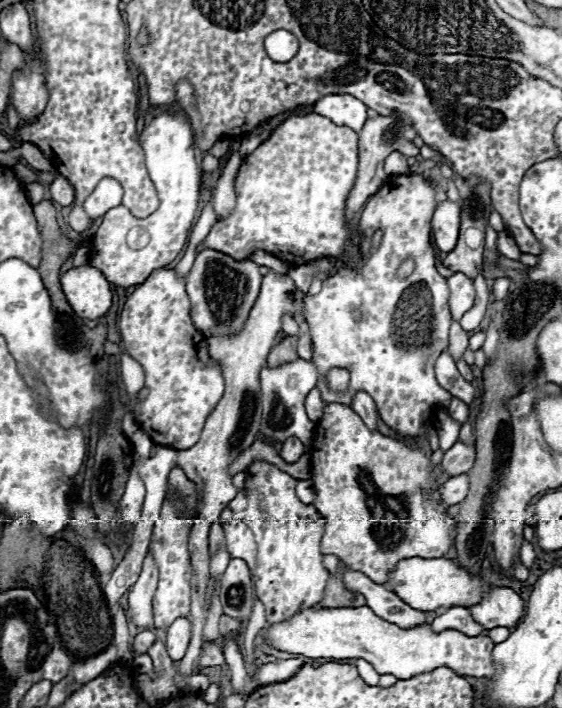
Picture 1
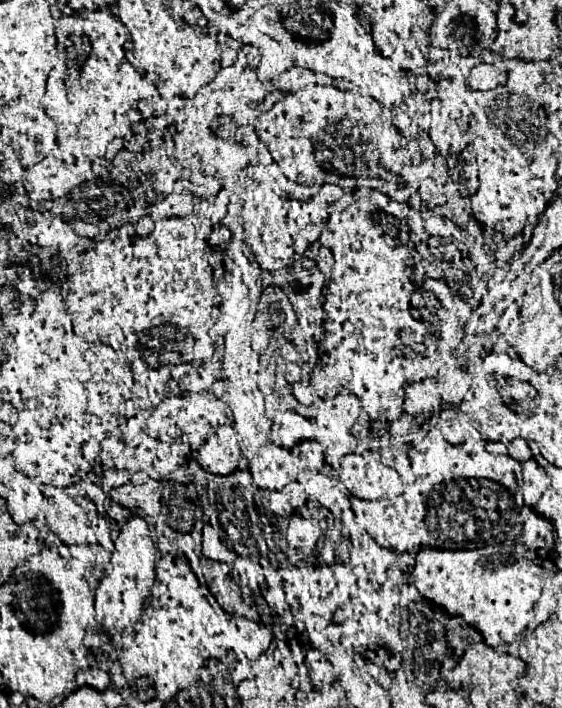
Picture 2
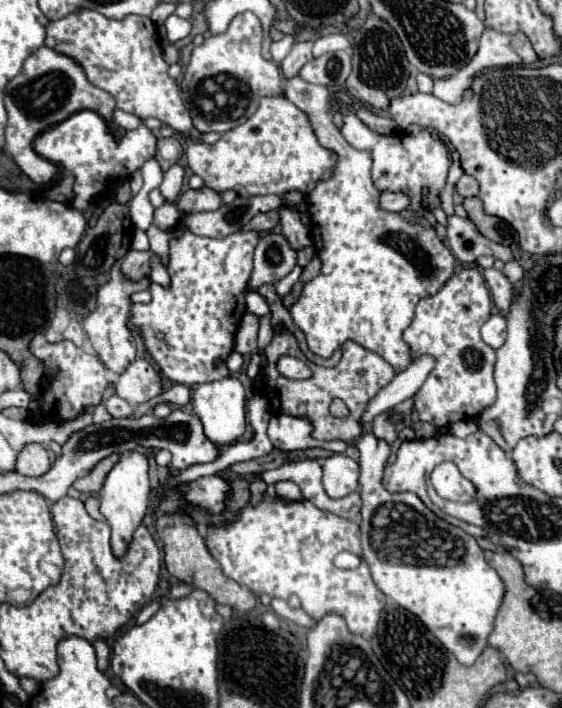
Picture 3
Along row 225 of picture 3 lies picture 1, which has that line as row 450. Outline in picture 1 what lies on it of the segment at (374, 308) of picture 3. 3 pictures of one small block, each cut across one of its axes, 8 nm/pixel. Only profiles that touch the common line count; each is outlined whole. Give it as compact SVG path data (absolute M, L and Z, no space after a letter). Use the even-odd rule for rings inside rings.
M328 404L324 408L324 416L316 426L310 462L316 490L314 508L326 520L322 552L340 556L346 560L346 568L360 570L374 582L384 584L384 578L390 574L396 562L412 556L440 558L452 546L454 518L446 514L442 504L432 504L426 494L430 480L438 482L438 476L442 476L440 468L434 466L422 450L412 450L394 438L368 430L352 408L342 404Z

